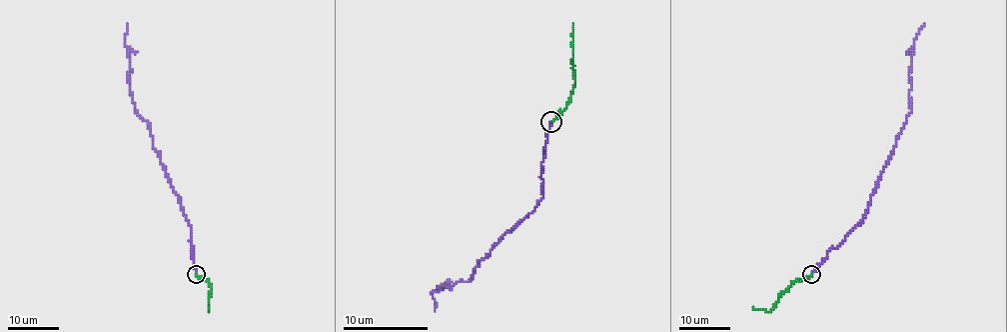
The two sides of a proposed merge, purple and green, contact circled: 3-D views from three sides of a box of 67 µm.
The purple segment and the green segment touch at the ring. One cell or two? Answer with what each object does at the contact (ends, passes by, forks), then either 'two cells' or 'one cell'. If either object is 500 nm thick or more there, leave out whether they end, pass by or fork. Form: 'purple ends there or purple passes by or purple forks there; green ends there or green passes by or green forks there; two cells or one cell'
purple ends there; green ends there; one cell

